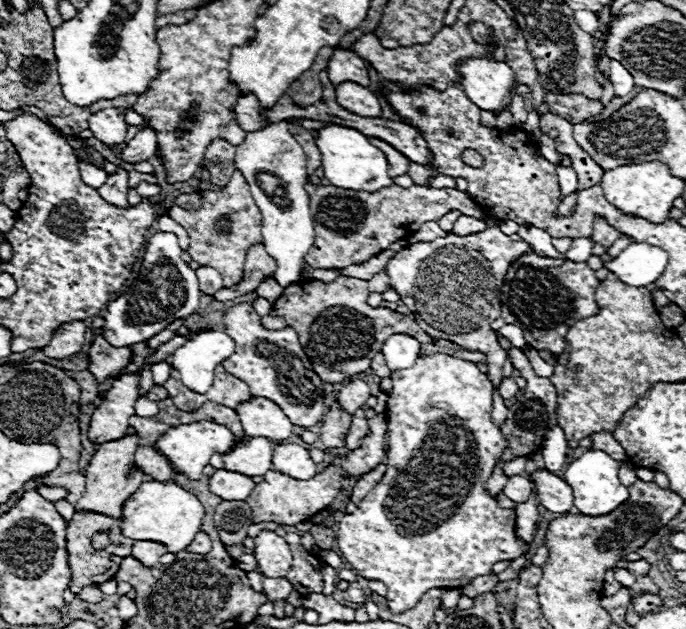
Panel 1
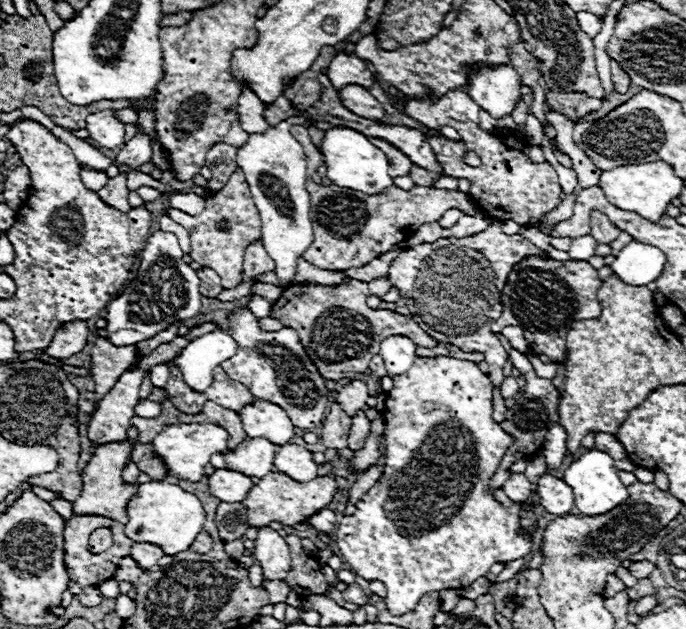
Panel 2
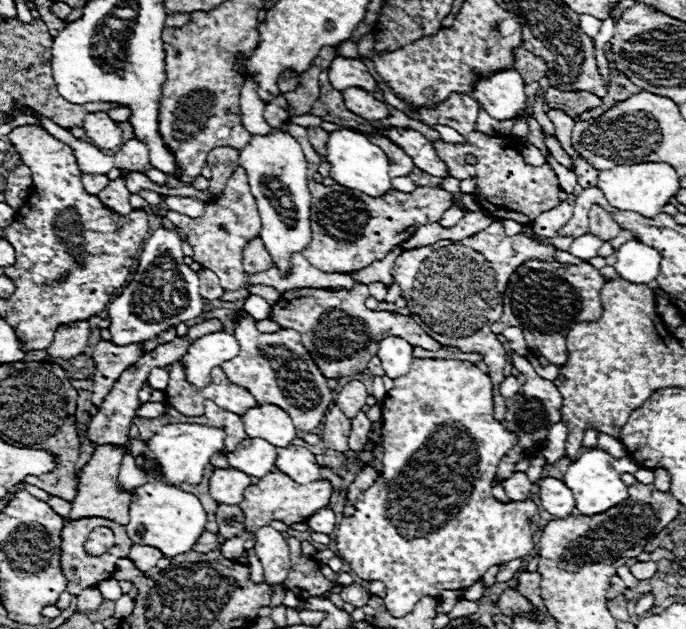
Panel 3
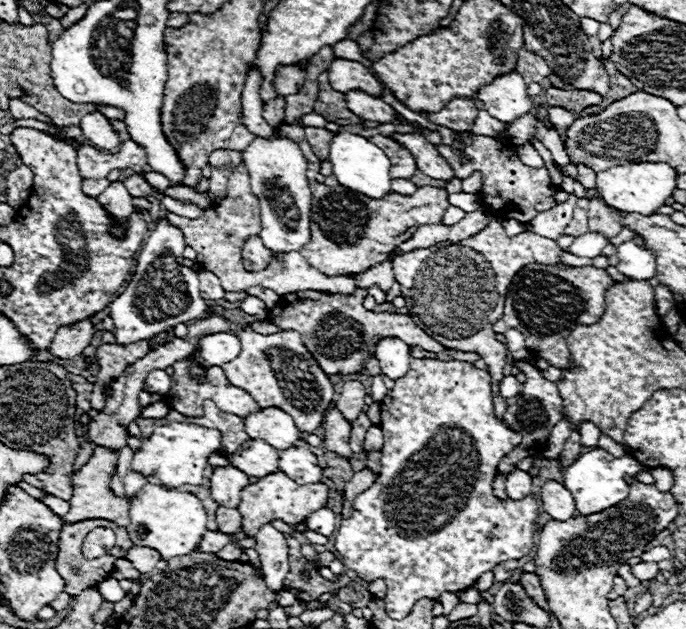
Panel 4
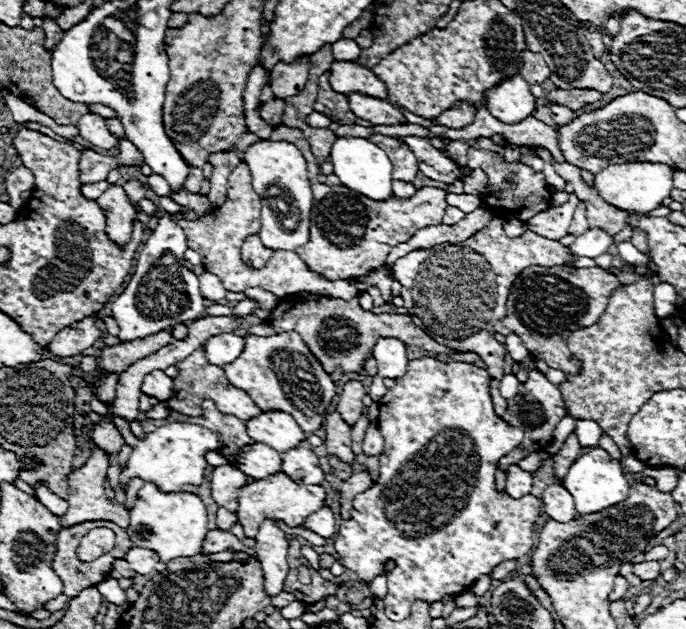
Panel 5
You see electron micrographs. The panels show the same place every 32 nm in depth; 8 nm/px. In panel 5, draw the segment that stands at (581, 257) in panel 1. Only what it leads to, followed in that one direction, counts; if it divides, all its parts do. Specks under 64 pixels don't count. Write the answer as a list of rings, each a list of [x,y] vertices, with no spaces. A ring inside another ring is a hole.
[[[586,230],[582,236],[578,236],[574,240],[574,244],[570,246],[572,254],[576,256],[586,256],[586,258],[596,258],[600,254],[604,254],[604,250],[612,244],[612,236],[604,234],[604,230]]]

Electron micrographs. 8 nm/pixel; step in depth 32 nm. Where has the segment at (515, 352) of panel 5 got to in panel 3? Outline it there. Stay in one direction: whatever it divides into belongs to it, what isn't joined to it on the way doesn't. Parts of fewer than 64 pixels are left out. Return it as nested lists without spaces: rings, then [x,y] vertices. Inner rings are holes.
[[[512,326],[512,328],[506,328],[502,334],[508,338],[512,350],[516,350],[518,354],[526,354],[526,356],[530,354],[530,350],[528,350],[528,346],[526,346],[526,340],[524,340],[520,328],[514,328],[514,326]]]

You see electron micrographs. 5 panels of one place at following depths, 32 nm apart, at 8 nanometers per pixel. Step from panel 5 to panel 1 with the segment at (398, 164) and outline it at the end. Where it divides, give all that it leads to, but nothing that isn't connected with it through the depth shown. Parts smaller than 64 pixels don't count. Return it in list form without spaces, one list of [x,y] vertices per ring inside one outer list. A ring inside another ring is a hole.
[[[376,138],[376,140],[370,140],[370,142],[372,142],[376,148],[384,150],[384,154],[386,154],[386,158],[388,158],[388,176],[390,176],[390,178],[408,172],[410,160],[408,160],[404,154],[400,154],[396,148],[392,148],[390,144],[386,144],[384,140],[378,140],[378,138]]]

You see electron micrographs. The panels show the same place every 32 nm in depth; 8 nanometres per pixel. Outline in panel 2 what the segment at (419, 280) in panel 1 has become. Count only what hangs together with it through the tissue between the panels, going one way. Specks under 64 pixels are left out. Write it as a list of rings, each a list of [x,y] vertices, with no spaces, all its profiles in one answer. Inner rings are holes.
[[[500,220],[492,222],[486,230],[466,236],[466,238],[440,238],[432,244],[418,244],[412,248],[404,248],[400,250],[400,254],[392,260],[388,276],[390,282],[398,288],[402,300],[406,302],[408,310],[416,316],[420,316],[420,320],[424,324],[420,324],[422,328],[430,328],[428,334],[432,338],[436,338],[438,342],[450,342],[454,346],[460,346],[464,352],[482,352],[484,354],[484,362],[488,364],[488,378],[492,380],[492,384],[496,386],[494,390],[494,422],[502,424],[506,418],[508,408],[504,406],[504,398],[498,392],[500,382],[504,380],[502,374],[502,366],[508,360],[506,350],[500,346],[500,340],[496,338],[496,334],[490,330],[490,324],[494,320],[500,318],[502,314],[502,304],[500,304],[500,290],[504,288],[504,282],[508,278],[508,272],[512,270],[512,266],[516,262],[520,262],[522,258],[536,254],[546,258],[546,254],[542,250],[538,250],[534,244],[530,244],[526,238],[522,238],[520,234],[516,236],[506,236],[500,228]]]

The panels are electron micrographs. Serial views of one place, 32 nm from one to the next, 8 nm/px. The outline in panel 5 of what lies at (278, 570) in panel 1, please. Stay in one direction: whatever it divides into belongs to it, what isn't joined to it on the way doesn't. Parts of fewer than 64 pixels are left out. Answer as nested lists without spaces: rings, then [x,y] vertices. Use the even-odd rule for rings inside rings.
[[[266,520],[258,534],[254,550],[258,554],[258,560],[262,564],[264,572],[264,588],[270,596],[276,596],[282,592],[284,578],[288,574],[288,538],[282,530],[276,528],[274,520]]]

